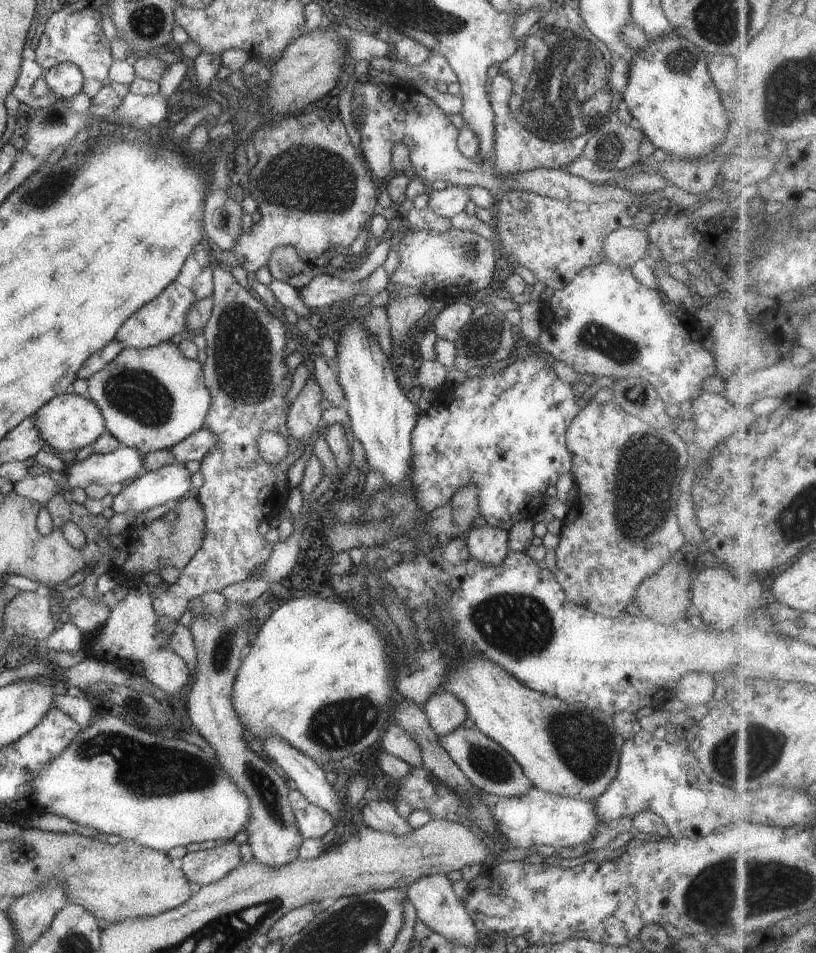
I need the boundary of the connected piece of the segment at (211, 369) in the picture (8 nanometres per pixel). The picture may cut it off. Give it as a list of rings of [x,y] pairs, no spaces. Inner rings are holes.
[[[218,267],[213,271],[213,284],[214,290],[212,293],[212,314],[206,326],[204,326],[202,332],[204,332],[204,338],[207,340],[207,347],[205,348],[205,352],[207,354],[206,361],[202,365],[202,374],[204,375],[206,388],[209,390],[211,394],[211,405],[207,415],[205,416],[205,426],[204,428],[210,430],[218,437],[217,447],[212,449],[208,454],[202,459],[202,464],[199,472],[202,473],[202,478],[204,478],[204,482],[200,488],[195,490],[196,498],[198,502],[203,506],[203,511],[205,512],[205,537],[202,540],[200,548],[193,554],[193,557],[188,561],[188,564],[181,569],[178,580],[176,583],[171,584],[169,586],[169,590],[174,592],[172,596],[173,600],[176,600],[176,606],[174,606],[174,610],[178,612],[180,608],[184,610],[187,608],[187,603],[194,599],[197,596],[202,596],[205,592],[210,591],[218,591],[228,586],[229,584],[234,584],[240,582],[241,580],[248,579],[250,574],[257,568],[263,565],[268,558],[270,558],[273,546],[264,538],[264,535],[258,532],[258,525],[262,521],[268,521],[269,519],[274,519],[276,516],[280,515],[280,513],[285,509],[284,504],[288,498],[288,494],[290,494],[290,482],[288,481],[288,477],[286,473],[288,472],[288,468],[296,462],[302,456],[305,448],[299,443],[298,439],[295,439],[289,428],[286,427],[287,421],[287,406],[288,406],[288,390],[290,390],[291,386],[291,374],[288,367],[286,367],[284,349],[286,346],[286,337],[287,331],[286,326],[282,323],[275,315],[271,314],[268,311],[268,308],[264,306],[262,300],[260,300],[253,290],[246,290],[246,288],[242,287],[236,280],[234,276],[230,274],[228,270],[223,270]],[[267,430],[278,431],[280,434],[284,435],[284,438],[288,443],[288,454],[287,457],[277,465],[268,464],[259,453],[258,448],[258,439],[259,436]]]

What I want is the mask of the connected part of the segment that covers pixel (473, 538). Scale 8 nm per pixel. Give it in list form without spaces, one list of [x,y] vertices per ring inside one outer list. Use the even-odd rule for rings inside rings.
[[[494,525],[474,526],[466,536],[470,556],[481,560],[482,564],[499,565],[511,551],[509,547],[509,532],[496,528]]]

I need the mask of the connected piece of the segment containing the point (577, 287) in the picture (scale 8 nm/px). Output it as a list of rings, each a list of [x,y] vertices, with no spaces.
[[[608,260],[583,268],[564,288],[554,291],[550,301],[541,306],[541,332],[535,343],[542,352],[570,365],[581,375],[594,374],[597,378],[641,378],[651,384],[665,404],[679,406],[702,394],[701,385],[708,376],[716,375],[714,357],[704,340],[692,339],[692,328],[676,315],[676,306],[665,295],[663,288],[649,289],[634,278],[629,267],[616,266]]]

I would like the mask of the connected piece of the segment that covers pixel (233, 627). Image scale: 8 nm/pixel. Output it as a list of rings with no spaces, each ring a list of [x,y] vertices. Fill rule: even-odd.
[[[229,601],[227,609],[218,616],[196,615],[189,626],[197,662],[196,678],[185,699],[188,718],[214,750],[216,762],[225,775],[233,780],[238,789],[249,798],[251,817],[246,825],[247,843],[253,852],[254,860],[278,868],[291,863],[299,856],[298,849],[303,841],[297,822],[288,802],[289,788],[282,776],[266,760],[262,760],[246,743],[244,728],[235,713],[231,690],[243,657],[249,652],[248,634],[250,622],[254,618],[254,606],[246,601]]]

